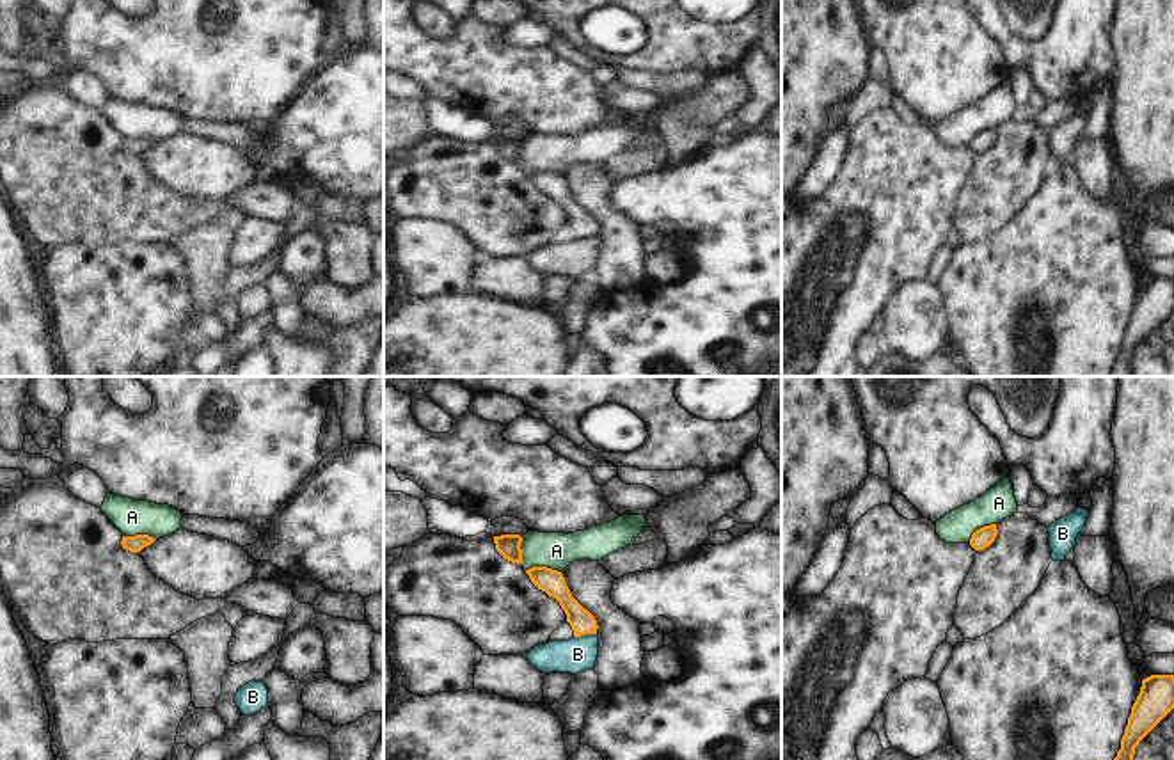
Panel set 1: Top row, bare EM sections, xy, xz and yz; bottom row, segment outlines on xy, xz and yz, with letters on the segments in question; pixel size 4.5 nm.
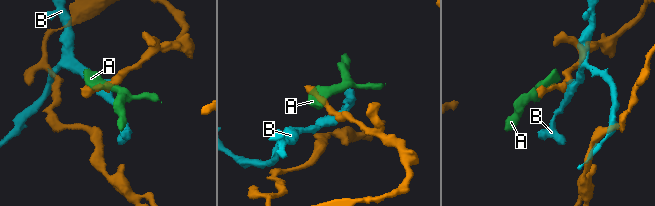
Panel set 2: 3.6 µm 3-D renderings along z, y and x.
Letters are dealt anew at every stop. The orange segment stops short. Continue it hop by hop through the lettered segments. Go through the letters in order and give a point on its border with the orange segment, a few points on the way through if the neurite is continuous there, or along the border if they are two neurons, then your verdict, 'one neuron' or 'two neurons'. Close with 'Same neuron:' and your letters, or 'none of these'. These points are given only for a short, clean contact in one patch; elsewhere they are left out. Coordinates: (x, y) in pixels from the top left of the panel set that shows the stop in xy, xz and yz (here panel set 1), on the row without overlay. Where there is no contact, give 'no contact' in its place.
A: contact xz (544, 169); border xz (524, 173), (551, 169), (562, 176); two neurons
B: contact xz (585, 237); border xz (595, 235), (574, 240); two neurons
Same neuron: none of these

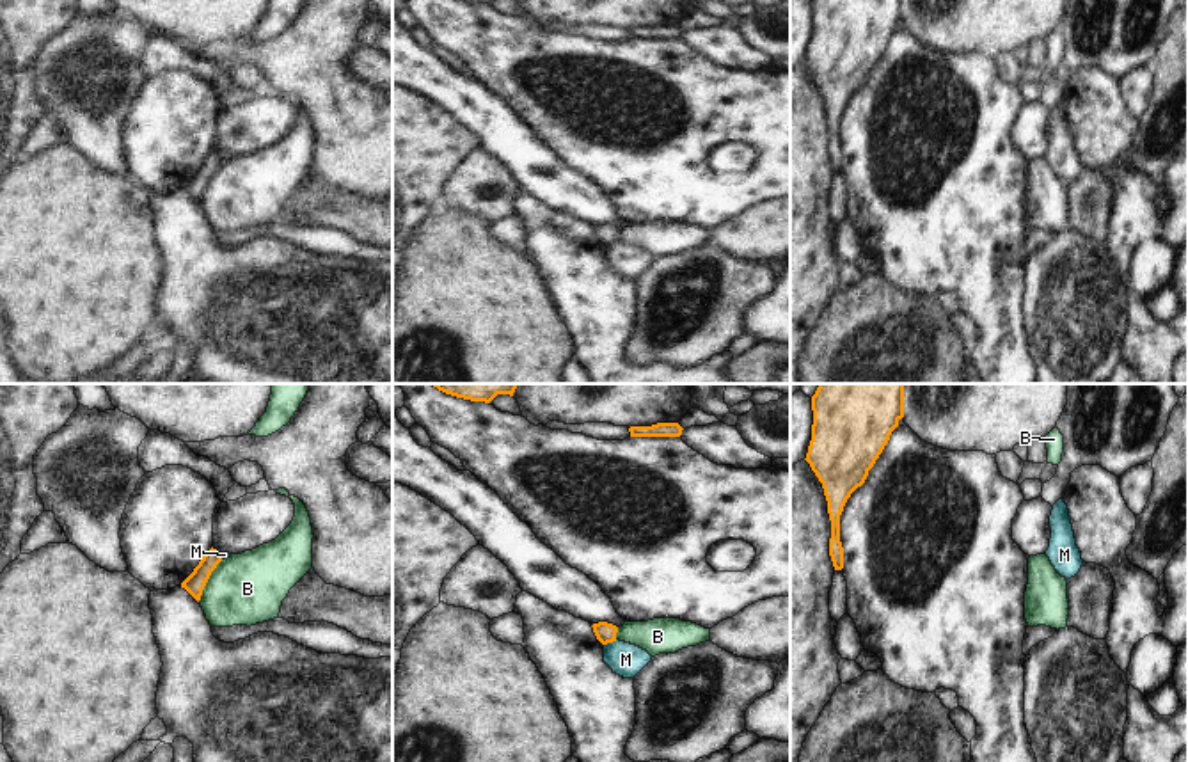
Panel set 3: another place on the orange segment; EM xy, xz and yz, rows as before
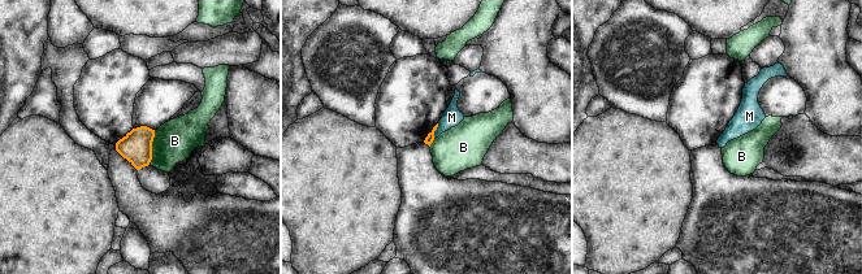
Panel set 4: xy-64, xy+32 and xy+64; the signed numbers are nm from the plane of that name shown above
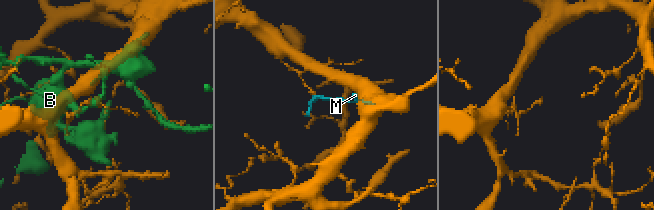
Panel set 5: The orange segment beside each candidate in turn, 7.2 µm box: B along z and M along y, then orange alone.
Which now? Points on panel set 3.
B: contact xy (206, 183); two neurons
M: contact xz (609, 244); border xz (617, 242), (604, 247); two neurons
Same neuron: none of these

